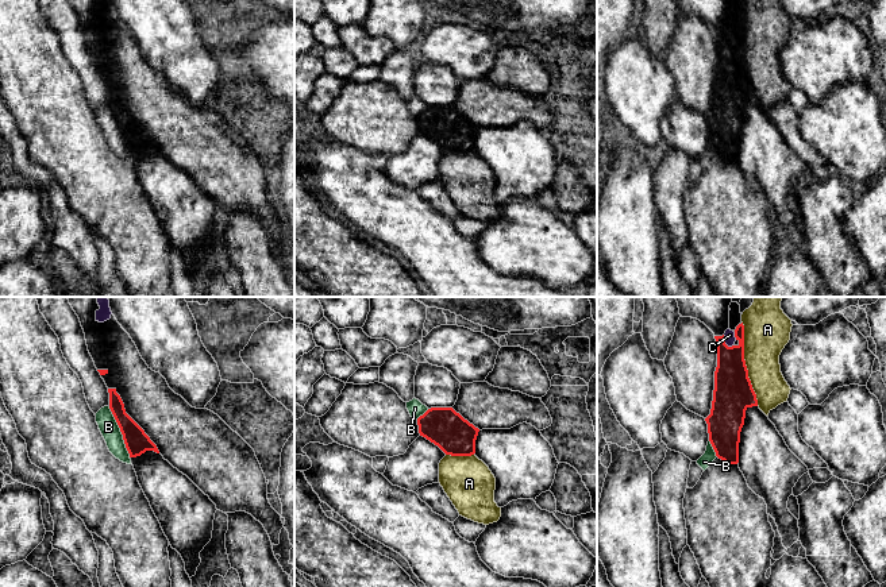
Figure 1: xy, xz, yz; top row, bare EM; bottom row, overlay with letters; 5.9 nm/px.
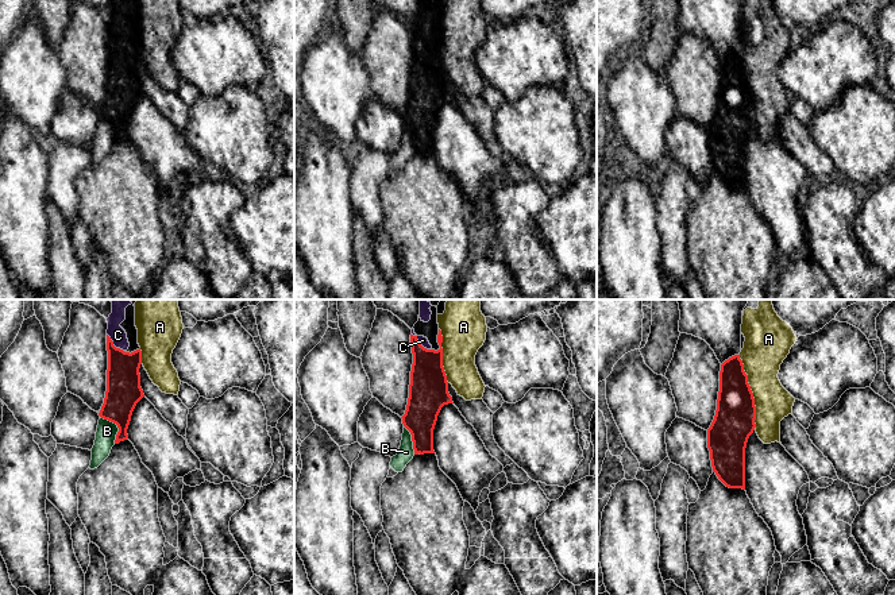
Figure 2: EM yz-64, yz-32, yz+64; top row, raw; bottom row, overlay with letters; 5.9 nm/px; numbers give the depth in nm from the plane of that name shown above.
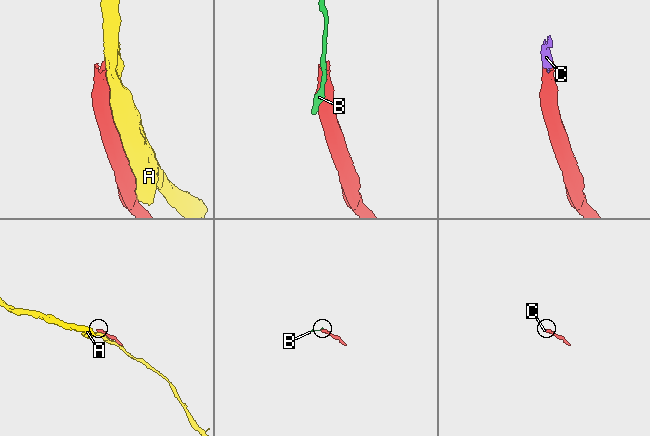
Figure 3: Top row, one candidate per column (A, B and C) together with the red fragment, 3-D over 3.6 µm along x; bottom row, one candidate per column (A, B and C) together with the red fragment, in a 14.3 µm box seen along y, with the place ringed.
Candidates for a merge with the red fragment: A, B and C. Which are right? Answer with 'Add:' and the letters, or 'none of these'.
Add: C

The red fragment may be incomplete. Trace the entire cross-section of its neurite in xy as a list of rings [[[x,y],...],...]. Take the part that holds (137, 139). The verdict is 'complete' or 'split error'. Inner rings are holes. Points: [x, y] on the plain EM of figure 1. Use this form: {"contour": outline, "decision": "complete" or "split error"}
{"contour": [[[108,86],[109,107],[120,125],[130,155],[136,155],[146,148],[159,151],[157,143],[150,138],[145,128],[126,111],[124,101],[116,86]]], "decision": "complete"}

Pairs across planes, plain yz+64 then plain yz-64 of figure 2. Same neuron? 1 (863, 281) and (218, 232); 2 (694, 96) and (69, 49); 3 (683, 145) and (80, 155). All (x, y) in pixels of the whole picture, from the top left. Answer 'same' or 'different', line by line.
1: same
2: same
3: different

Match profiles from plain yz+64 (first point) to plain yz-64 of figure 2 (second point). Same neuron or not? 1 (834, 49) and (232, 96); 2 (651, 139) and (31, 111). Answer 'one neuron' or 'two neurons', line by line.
1: two neurons
2: one neuron

